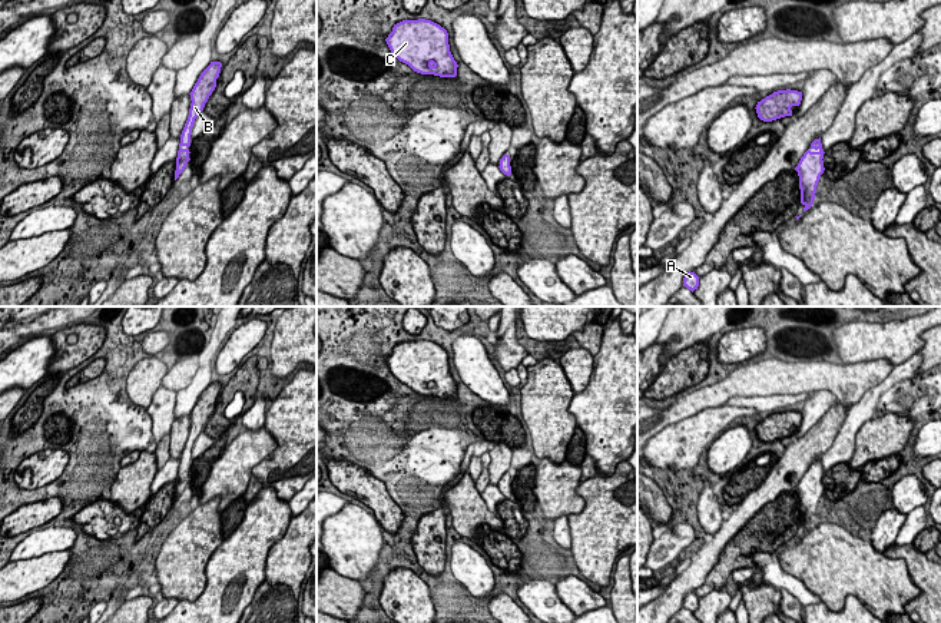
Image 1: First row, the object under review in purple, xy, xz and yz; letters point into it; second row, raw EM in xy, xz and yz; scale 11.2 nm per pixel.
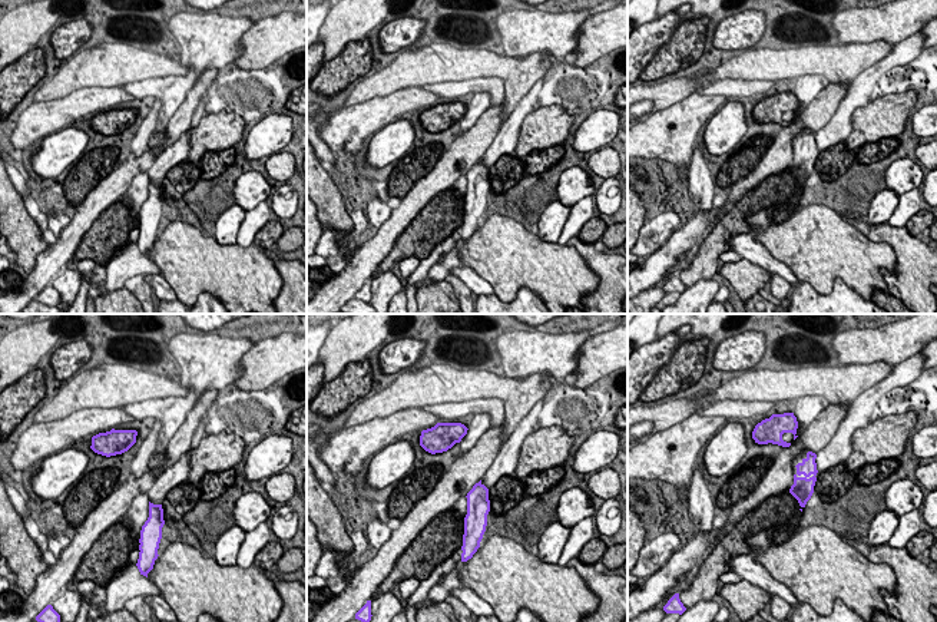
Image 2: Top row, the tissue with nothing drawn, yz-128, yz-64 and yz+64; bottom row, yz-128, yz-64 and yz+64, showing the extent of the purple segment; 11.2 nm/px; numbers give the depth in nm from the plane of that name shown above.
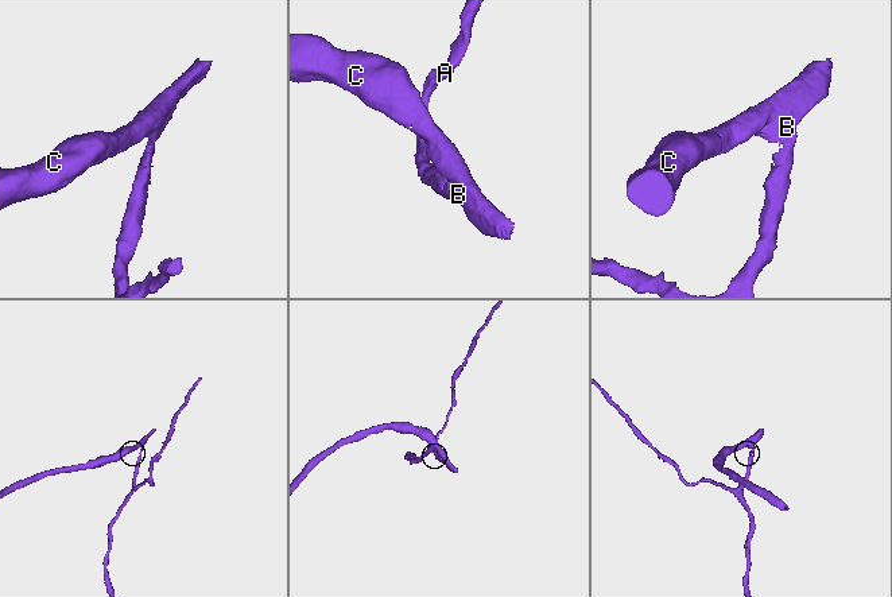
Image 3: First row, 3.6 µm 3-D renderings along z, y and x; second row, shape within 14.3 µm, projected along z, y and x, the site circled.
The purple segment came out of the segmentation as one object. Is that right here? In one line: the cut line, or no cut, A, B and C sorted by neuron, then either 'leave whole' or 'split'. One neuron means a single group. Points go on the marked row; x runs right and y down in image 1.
no cut; A B C; leave whole

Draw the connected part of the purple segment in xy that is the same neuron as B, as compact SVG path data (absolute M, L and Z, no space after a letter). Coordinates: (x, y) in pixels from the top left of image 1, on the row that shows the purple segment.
M211 62L211 64L201 73L198 82L195 83L190 95L190 109L189 116L185 123L185 127L180 135L180 143L176 158L176 170L175 170L175 180L179 175L185 170L189 159L189 146L190 146L190 135L195 119L203 110L205 103L208 102L209 96L216 87L216 79L219 77L222 63L221 62Z

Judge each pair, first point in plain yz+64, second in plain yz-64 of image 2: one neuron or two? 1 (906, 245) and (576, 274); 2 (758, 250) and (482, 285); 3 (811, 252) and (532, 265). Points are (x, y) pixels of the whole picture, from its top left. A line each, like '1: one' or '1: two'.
1: two
2: one
3: one

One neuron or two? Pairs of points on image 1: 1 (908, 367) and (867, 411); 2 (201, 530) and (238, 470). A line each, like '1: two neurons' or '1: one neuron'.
1: one neuron
2: two neurons

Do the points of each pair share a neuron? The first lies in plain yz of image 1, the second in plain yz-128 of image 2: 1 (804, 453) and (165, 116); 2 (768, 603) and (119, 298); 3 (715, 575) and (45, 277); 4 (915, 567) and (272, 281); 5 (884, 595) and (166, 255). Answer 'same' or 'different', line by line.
1: different
2: same
3: different
4: different
5: same

